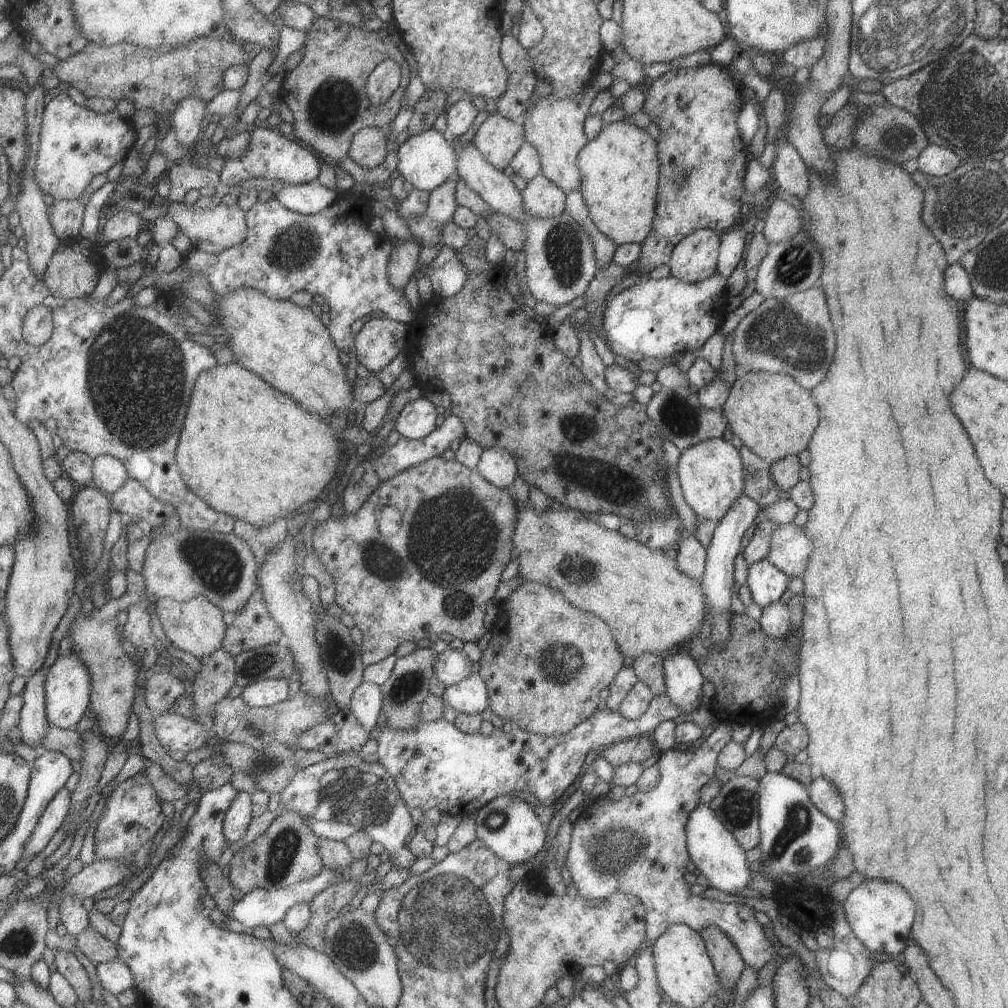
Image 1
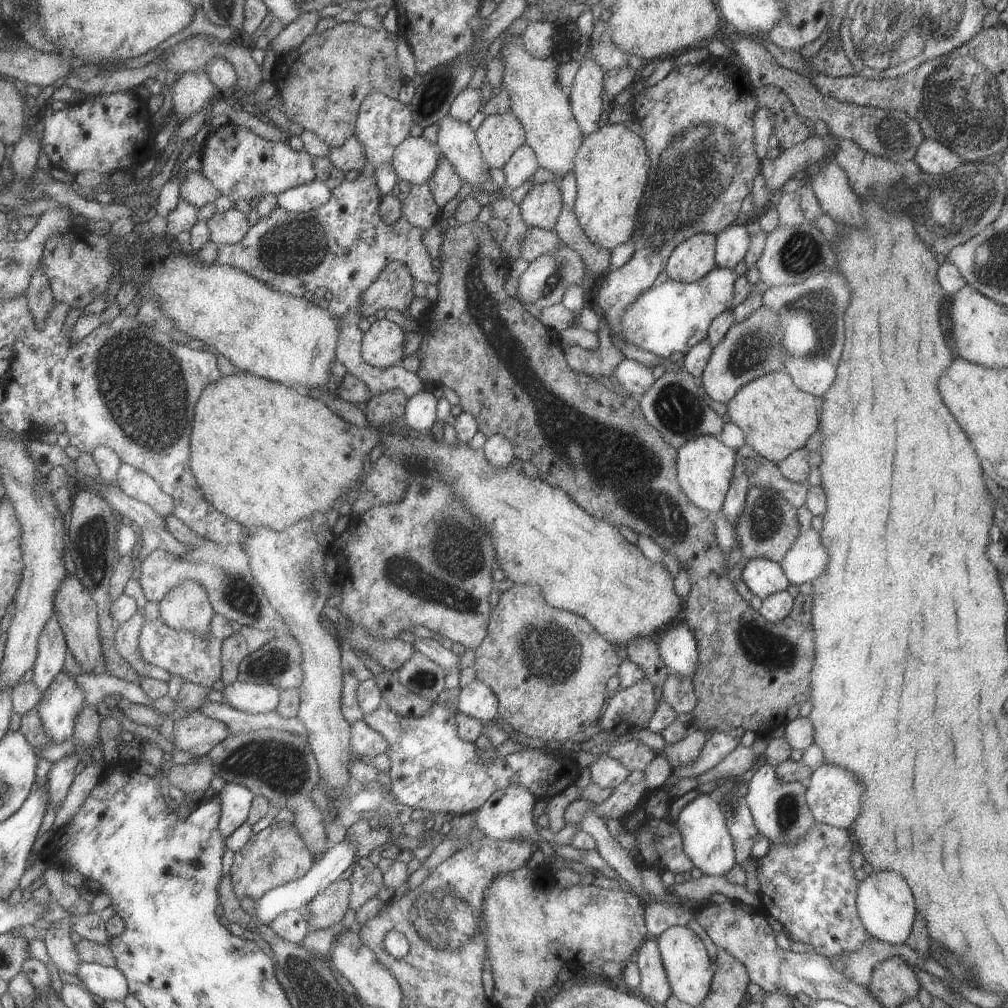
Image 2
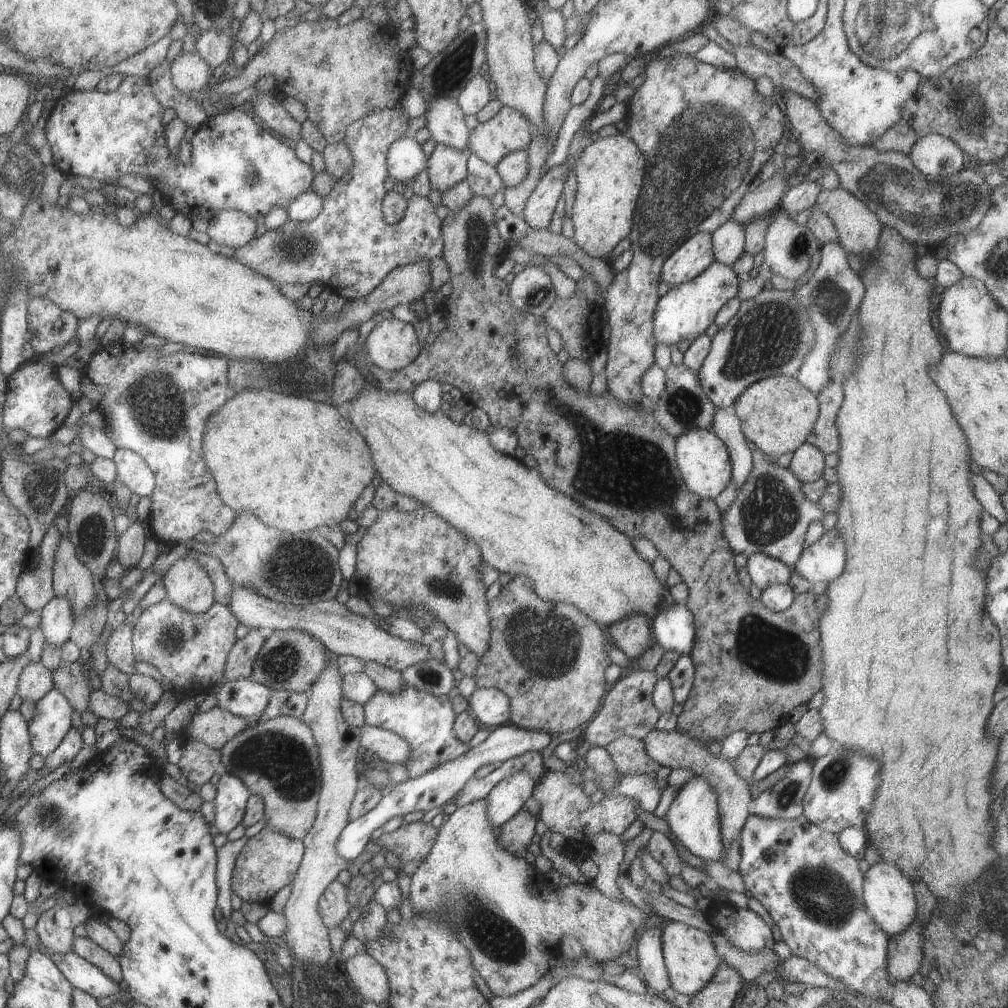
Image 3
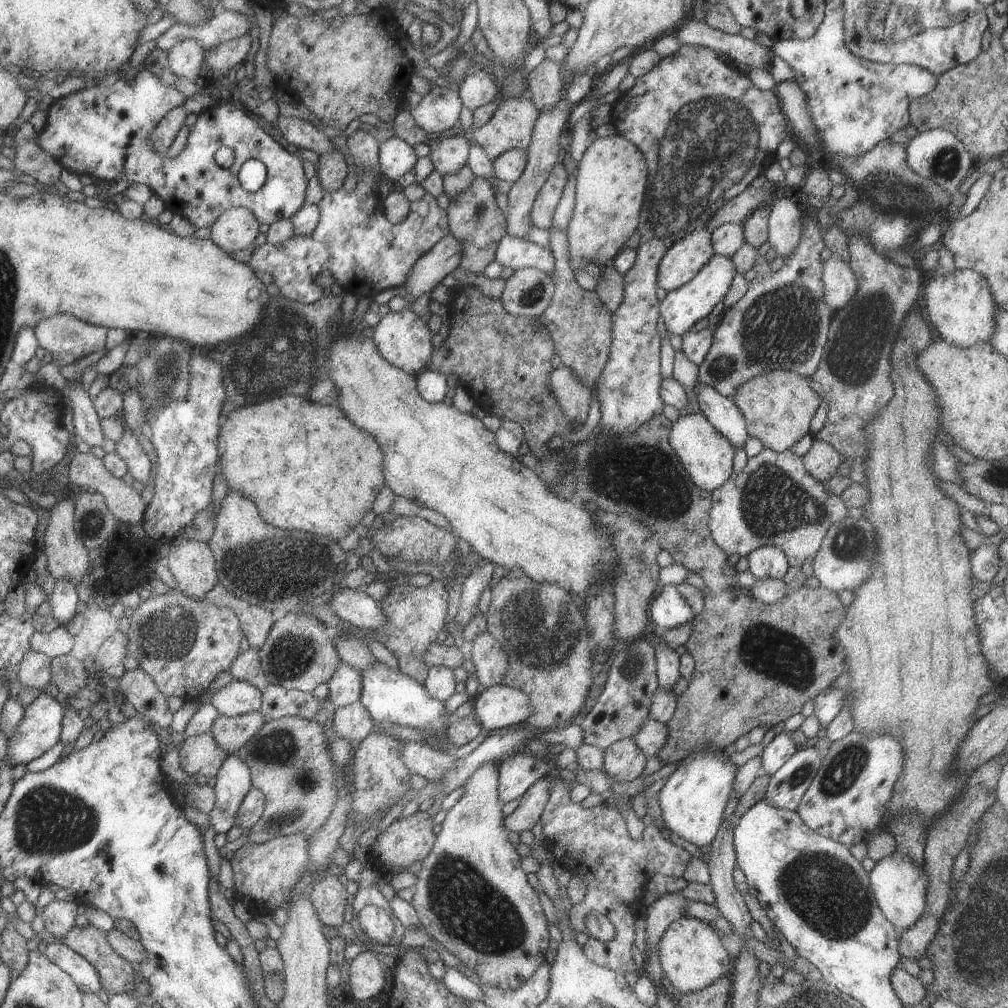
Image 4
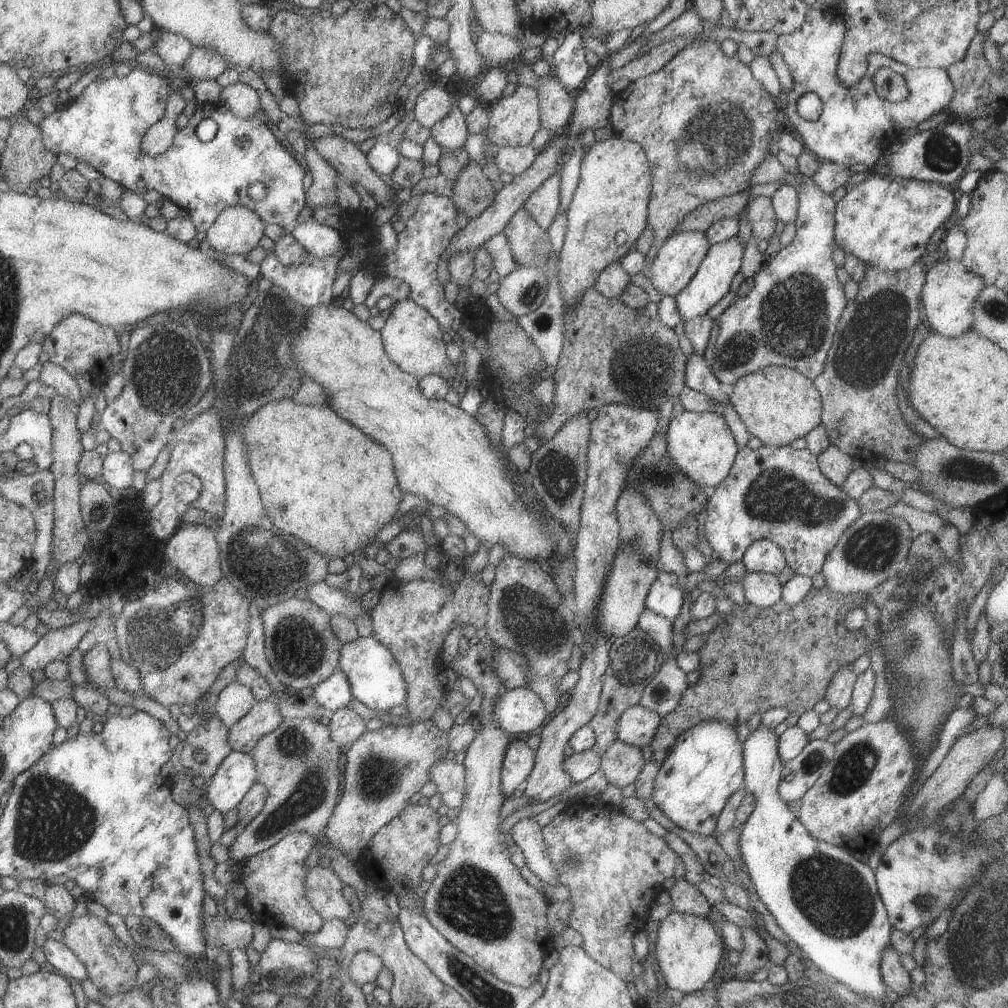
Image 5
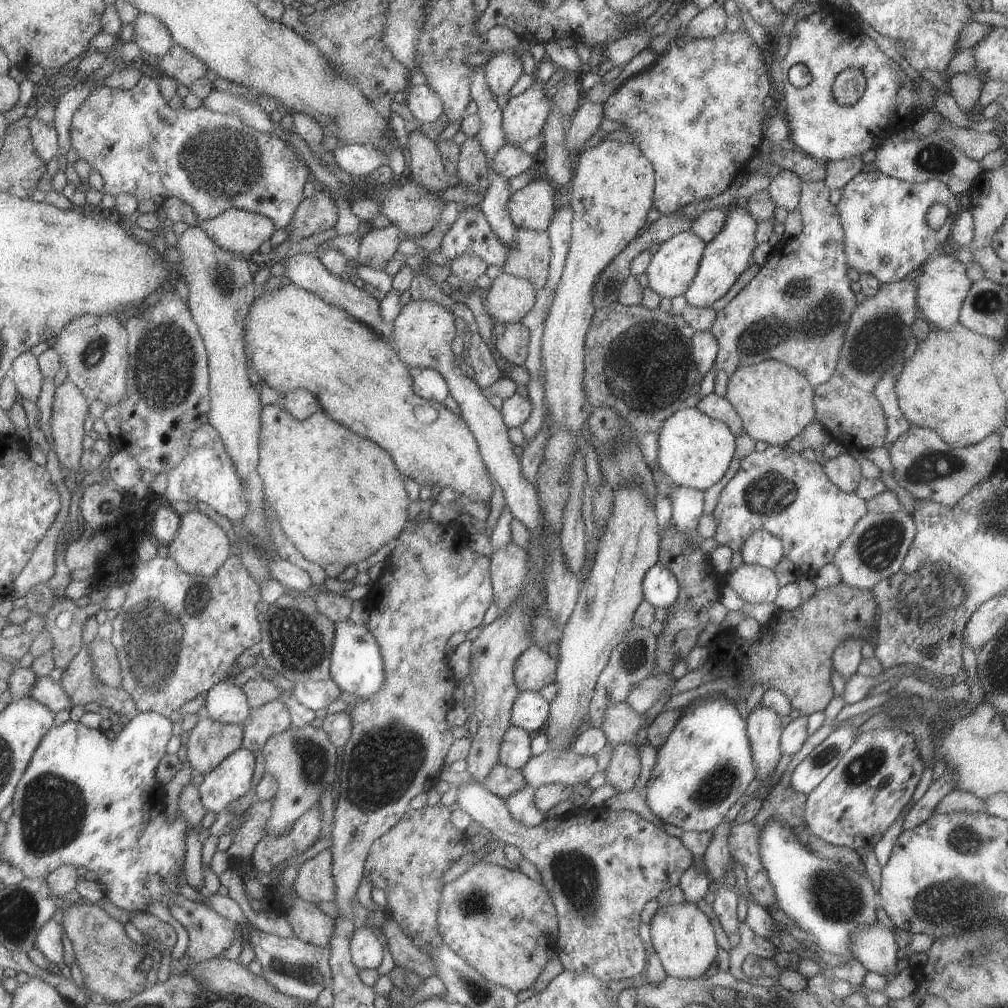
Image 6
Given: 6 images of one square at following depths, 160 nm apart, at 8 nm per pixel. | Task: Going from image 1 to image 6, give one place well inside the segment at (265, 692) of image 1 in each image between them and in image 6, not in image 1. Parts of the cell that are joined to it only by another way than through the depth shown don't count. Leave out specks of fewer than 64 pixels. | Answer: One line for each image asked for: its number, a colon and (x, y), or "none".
2: (251, 698)
3: (243, 697)
4: (238, 697)
5: (233, 702)
6: (226, 703)

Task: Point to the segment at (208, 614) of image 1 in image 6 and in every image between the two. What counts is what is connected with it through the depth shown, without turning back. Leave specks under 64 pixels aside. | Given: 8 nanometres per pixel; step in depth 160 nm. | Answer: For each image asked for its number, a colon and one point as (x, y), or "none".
2: (186, 606)
3: (187, 584)
4: (191, 563)
5: (192, 549)
6: (199, 546)

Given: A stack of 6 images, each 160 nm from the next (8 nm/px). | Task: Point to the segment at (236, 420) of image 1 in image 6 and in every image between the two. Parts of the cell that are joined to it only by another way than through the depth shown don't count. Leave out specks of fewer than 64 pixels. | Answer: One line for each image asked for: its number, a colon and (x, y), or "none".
2: (264, 455)
3: (255, 446)
4: (272, 452)
5: (320, 480)
6: (338, 497)

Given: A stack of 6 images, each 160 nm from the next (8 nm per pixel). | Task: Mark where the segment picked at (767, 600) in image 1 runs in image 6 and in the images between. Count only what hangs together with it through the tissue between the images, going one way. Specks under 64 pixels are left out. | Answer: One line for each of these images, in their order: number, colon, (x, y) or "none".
2: (763, 577)
3: (764, 570)
4: (767, 561)
5: (762, 555)
6: (760, 547)

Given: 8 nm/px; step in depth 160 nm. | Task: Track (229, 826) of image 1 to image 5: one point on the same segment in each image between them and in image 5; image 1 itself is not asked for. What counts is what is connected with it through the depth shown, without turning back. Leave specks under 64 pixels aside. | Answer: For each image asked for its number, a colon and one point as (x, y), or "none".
2: (235, 800)
3: (231, 794)
4: (233, 781)
5: (235, 775)

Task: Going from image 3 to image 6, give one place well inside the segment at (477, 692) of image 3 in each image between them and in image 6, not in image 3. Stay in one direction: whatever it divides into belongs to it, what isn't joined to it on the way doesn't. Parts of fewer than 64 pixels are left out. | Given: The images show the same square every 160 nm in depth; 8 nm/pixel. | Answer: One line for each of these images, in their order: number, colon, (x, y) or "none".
4: (499, 706)
5: (517, 711)
6: (529, 711)

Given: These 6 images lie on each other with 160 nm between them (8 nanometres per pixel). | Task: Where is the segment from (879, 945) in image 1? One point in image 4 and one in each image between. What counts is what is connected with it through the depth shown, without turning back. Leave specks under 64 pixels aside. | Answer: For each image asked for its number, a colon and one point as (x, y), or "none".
2: (884, 903)
3: (888, 896)
4: (899, 886)

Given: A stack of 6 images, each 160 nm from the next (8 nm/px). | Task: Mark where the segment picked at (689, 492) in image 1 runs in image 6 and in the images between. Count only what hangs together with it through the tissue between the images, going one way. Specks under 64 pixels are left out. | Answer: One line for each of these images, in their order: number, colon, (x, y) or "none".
2: (704, 466)
3: (703, 460)
4: (706, 455)
5: (700, 445)
6: (694, 449)

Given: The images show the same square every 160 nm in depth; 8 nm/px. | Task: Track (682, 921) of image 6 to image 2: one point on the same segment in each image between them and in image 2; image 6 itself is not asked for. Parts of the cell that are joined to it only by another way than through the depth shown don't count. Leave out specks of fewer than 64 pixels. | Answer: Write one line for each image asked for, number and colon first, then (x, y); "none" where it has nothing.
2: (689, 971)
3: (690, 958)
4: (691, 955)
5: (687, 948)

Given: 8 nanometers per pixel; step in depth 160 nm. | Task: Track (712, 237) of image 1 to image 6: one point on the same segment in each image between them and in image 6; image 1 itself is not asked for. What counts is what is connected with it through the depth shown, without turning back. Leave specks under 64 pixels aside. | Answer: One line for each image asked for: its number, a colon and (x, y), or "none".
2: (691, 259)
3: (693, 255)
4: (685, 256)
5: (677, 259)
6: (671, 268)

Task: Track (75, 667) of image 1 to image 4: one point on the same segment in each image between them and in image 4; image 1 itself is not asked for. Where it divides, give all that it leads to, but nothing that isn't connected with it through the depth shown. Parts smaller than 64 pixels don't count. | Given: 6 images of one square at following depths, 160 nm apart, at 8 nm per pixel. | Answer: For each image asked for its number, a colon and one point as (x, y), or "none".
2: (59, 704)
3: (51, 719)
4: (39, 729)

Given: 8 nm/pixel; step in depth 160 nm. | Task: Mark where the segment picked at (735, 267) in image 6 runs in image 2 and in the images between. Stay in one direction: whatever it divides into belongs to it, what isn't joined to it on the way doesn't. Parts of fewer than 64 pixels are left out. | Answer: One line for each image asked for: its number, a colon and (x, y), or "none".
2: (671, 317)
3: (685, 311)
4: (680, 309)
5: (715, 275)

